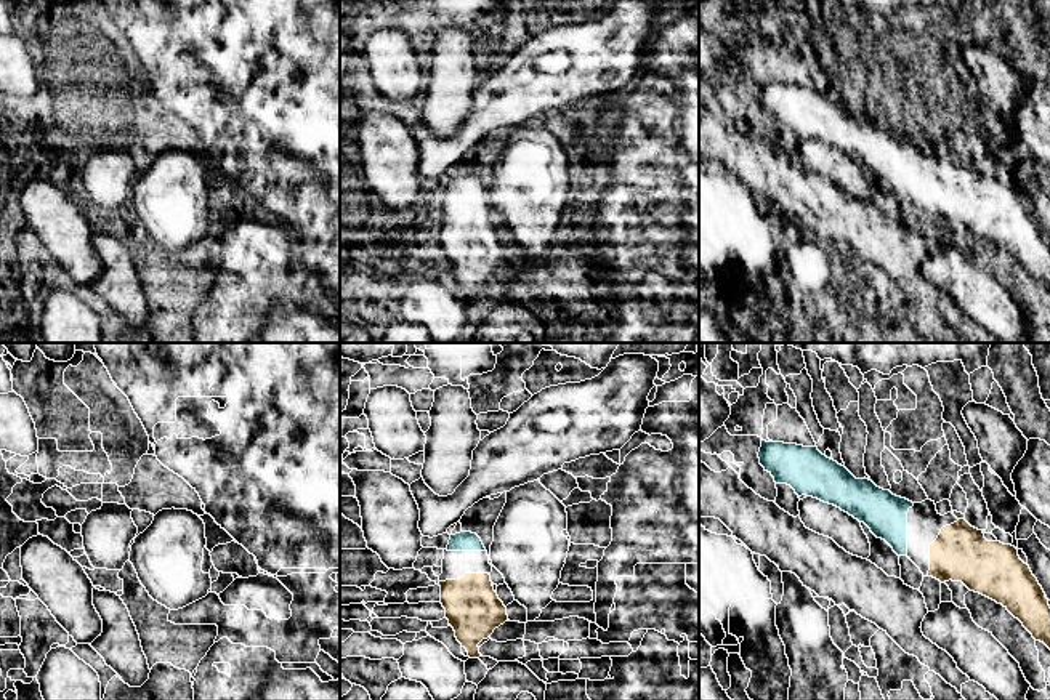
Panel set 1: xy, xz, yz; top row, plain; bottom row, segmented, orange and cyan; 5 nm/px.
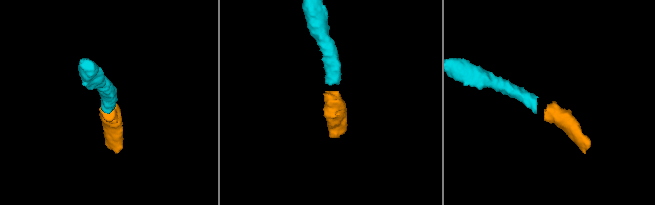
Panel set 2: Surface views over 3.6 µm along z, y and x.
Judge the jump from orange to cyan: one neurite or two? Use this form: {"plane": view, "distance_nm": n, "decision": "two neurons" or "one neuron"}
{"plane": "xz", "distance_nm": 120, "decision": "one neuron"}

